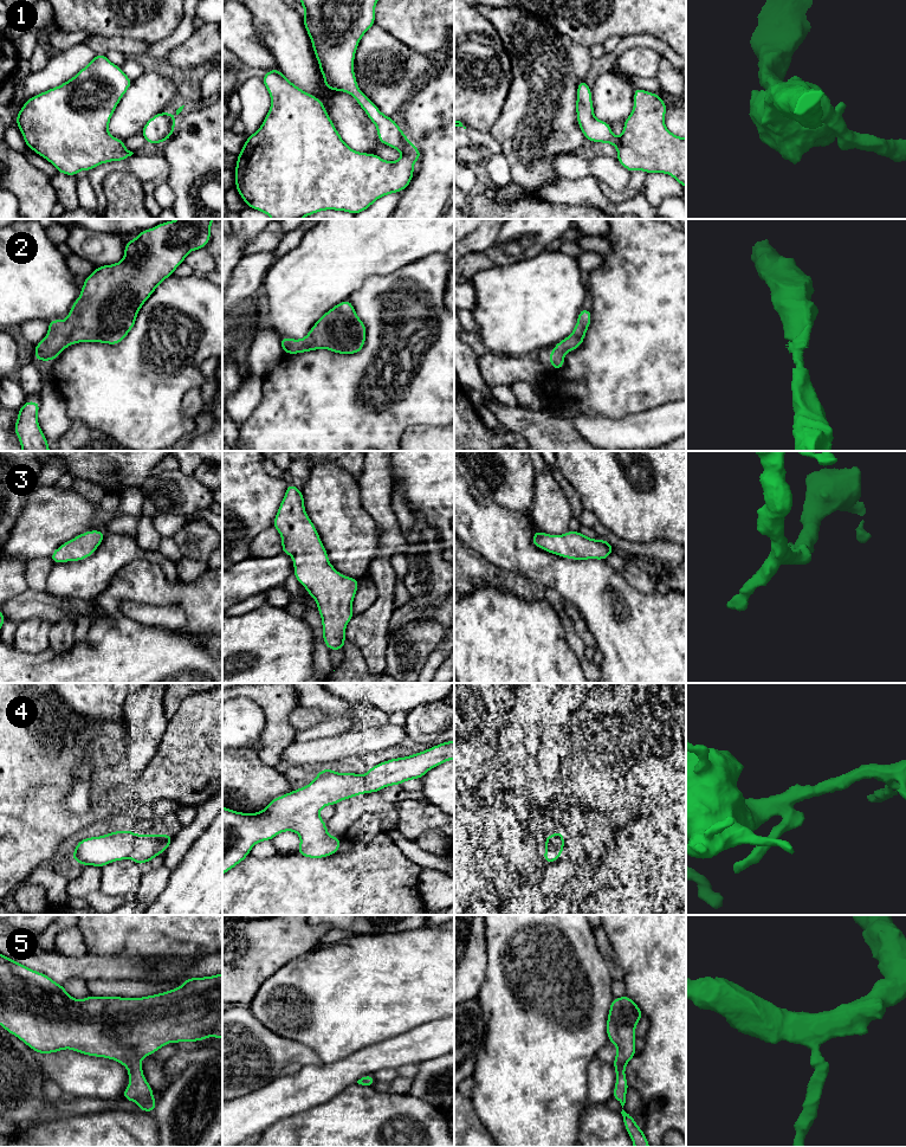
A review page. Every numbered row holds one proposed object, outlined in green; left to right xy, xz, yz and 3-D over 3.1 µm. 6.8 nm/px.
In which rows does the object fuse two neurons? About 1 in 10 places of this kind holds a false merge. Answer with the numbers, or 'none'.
none

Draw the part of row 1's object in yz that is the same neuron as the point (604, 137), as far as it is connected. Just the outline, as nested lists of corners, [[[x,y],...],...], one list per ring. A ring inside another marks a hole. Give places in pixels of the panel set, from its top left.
[[[585,80],[577,85],[577,122],[587,141],[613,144],[617,149],[616,160],[630,173],[641,169],[647,174],[668,174],[686,188],[686,137],[677,136],[665,127],[666,109],[667,104],[658,94],[635,88],[633,111],[625,120],[621,136],[616,137],[609,123],[595,117],[590,86]]]

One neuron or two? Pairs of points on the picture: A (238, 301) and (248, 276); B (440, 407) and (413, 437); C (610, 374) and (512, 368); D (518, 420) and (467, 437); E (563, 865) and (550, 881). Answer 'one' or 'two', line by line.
A: one
B: two
C: two
D: two
E: one

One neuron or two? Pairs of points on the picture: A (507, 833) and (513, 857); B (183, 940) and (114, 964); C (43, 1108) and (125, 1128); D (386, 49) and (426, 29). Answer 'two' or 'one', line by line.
A: one
B: two
C: two
D: two

